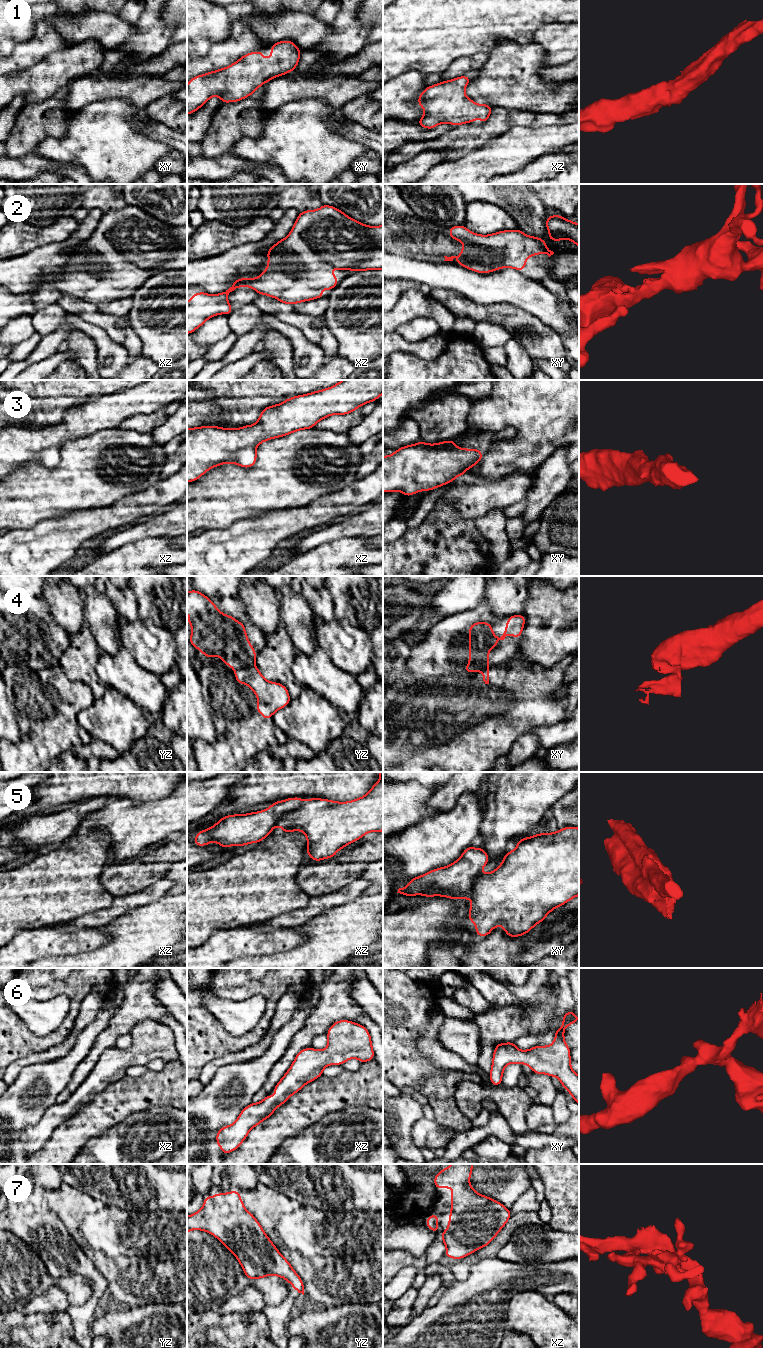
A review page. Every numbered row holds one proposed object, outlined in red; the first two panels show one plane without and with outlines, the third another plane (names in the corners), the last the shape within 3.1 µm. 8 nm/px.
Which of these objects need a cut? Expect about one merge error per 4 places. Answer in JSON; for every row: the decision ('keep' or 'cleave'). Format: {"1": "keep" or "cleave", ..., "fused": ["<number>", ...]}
{"1": "keep", "2": "keep", "3": "keep", "4": "cleave", "5": "cleave", "6": "keep", "7": "keep", "fused": ["4", "5"]}

